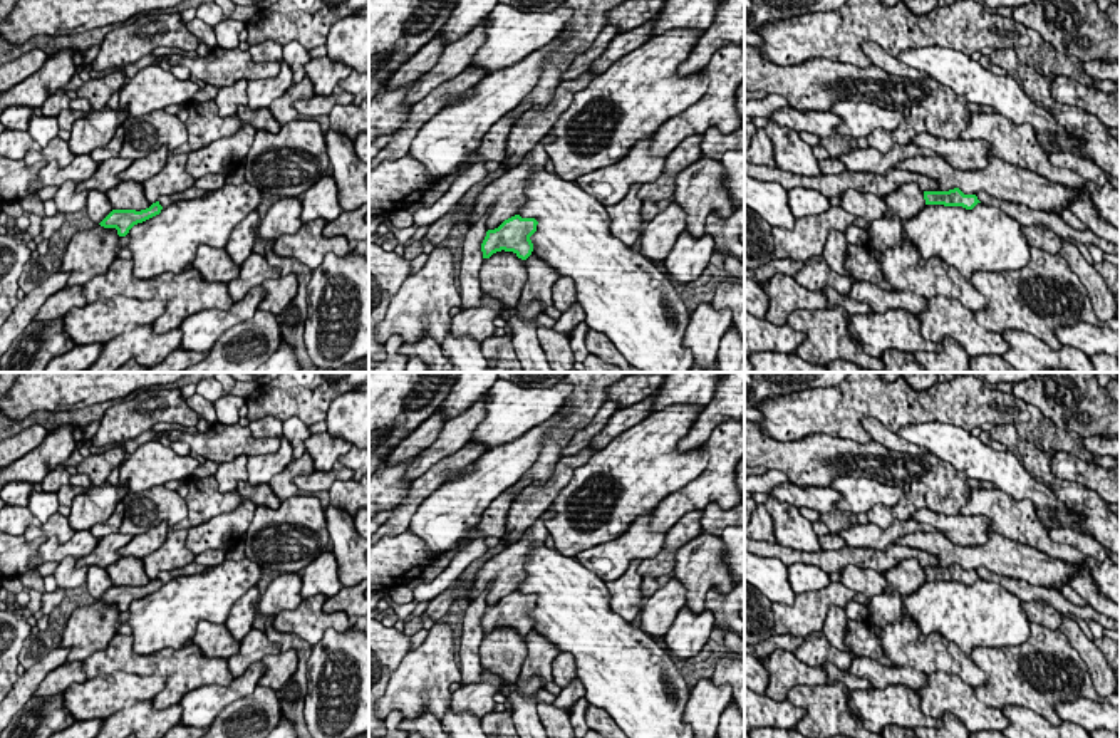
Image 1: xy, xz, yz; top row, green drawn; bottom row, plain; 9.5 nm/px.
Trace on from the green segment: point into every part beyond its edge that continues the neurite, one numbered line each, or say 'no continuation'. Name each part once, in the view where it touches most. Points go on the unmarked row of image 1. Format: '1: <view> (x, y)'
no continuation

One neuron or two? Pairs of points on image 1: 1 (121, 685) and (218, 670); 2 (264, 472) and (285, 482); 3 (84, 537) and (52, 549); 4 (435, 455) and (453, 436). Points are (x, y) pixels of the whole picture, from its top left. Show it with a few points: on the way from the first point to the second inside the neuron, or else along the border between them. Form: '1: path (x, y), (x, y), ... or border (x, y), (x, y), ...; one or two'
1: border (126, 671), (161, 676), (166, 683); two
2: border (292, 457), (279, 473); two
3: path (76, 545), (61, 549); one
4: path (440, 450), (448, 441); one

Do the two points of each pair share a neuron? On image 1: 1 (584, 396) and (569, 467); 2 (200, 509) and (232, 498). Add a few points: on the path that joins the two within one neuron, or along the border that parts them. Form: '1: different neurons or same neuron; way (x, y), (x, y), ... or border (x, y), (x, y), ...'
1: different neurons; border (562, 458), (549, 477), (532, 483)
2: same neuron; way (208, 504), (223, 502)

